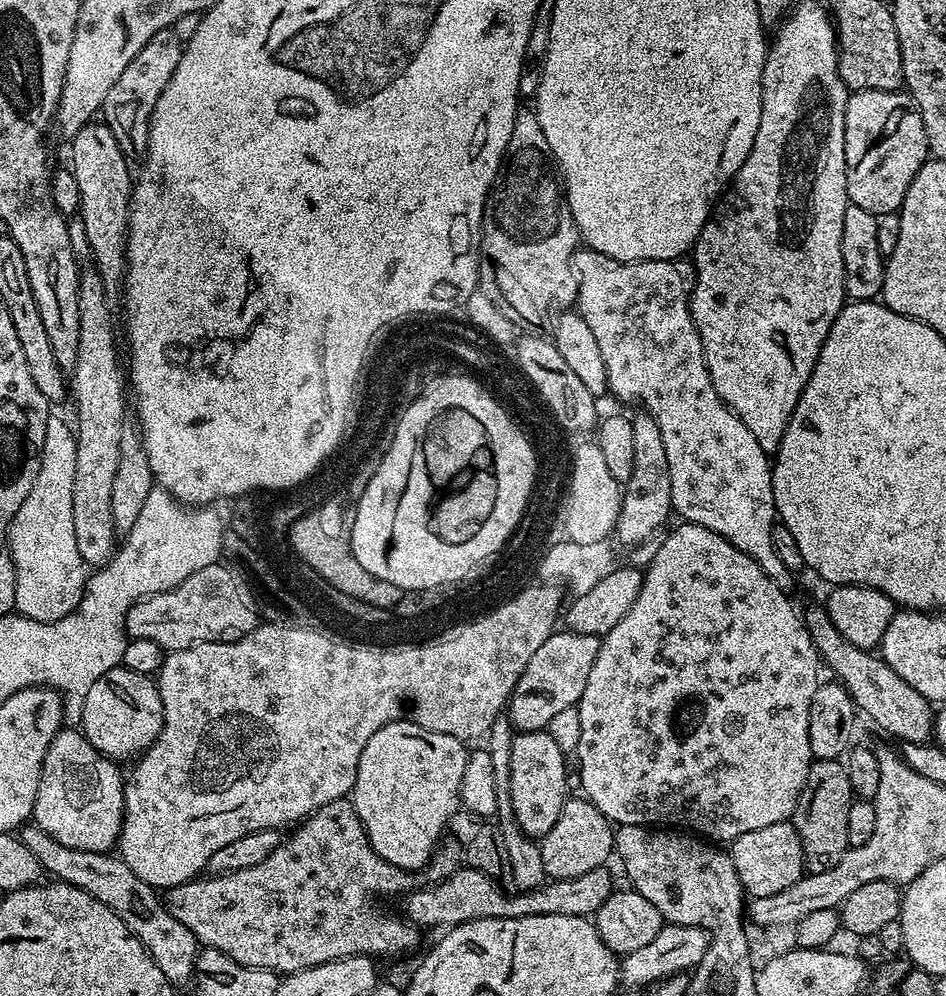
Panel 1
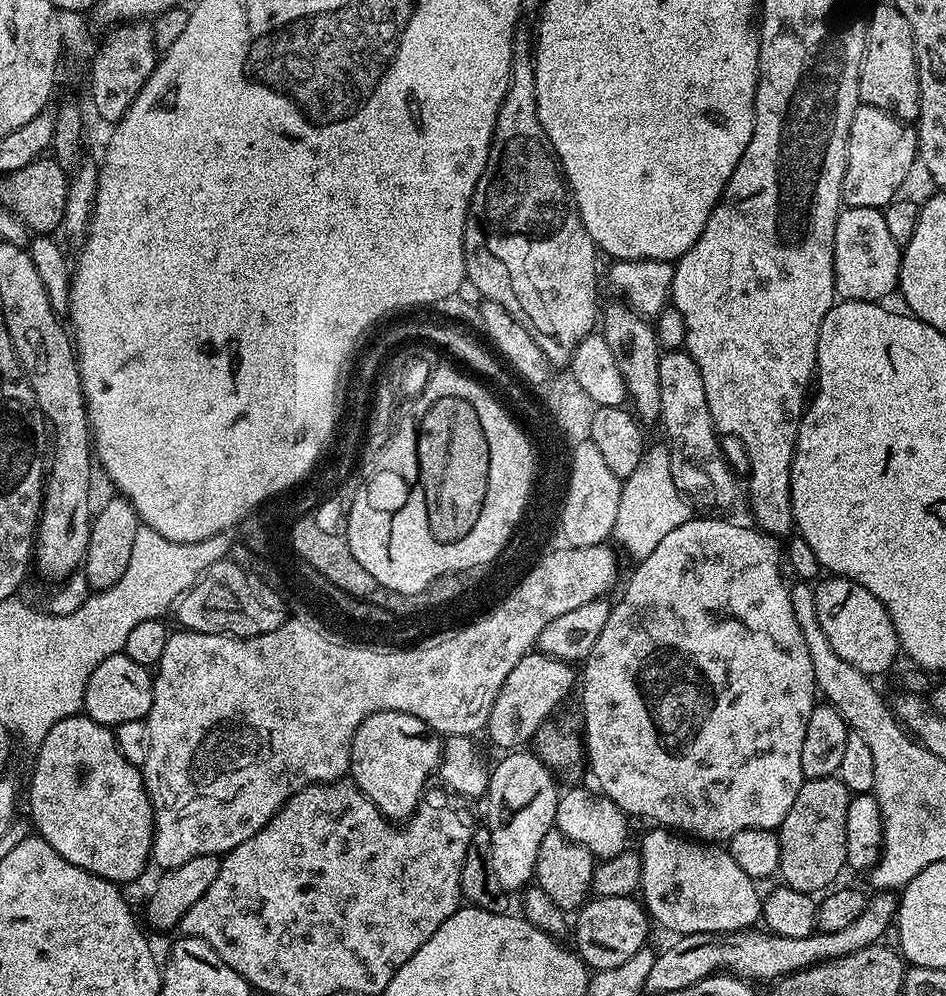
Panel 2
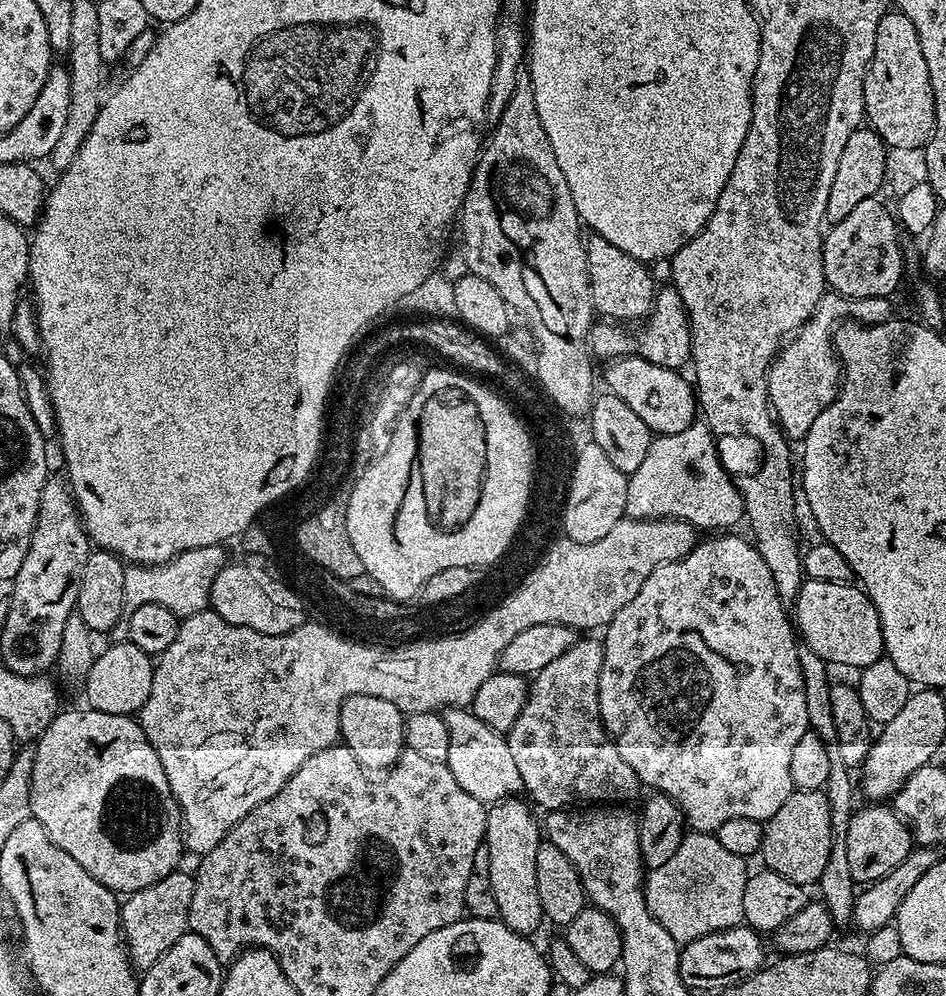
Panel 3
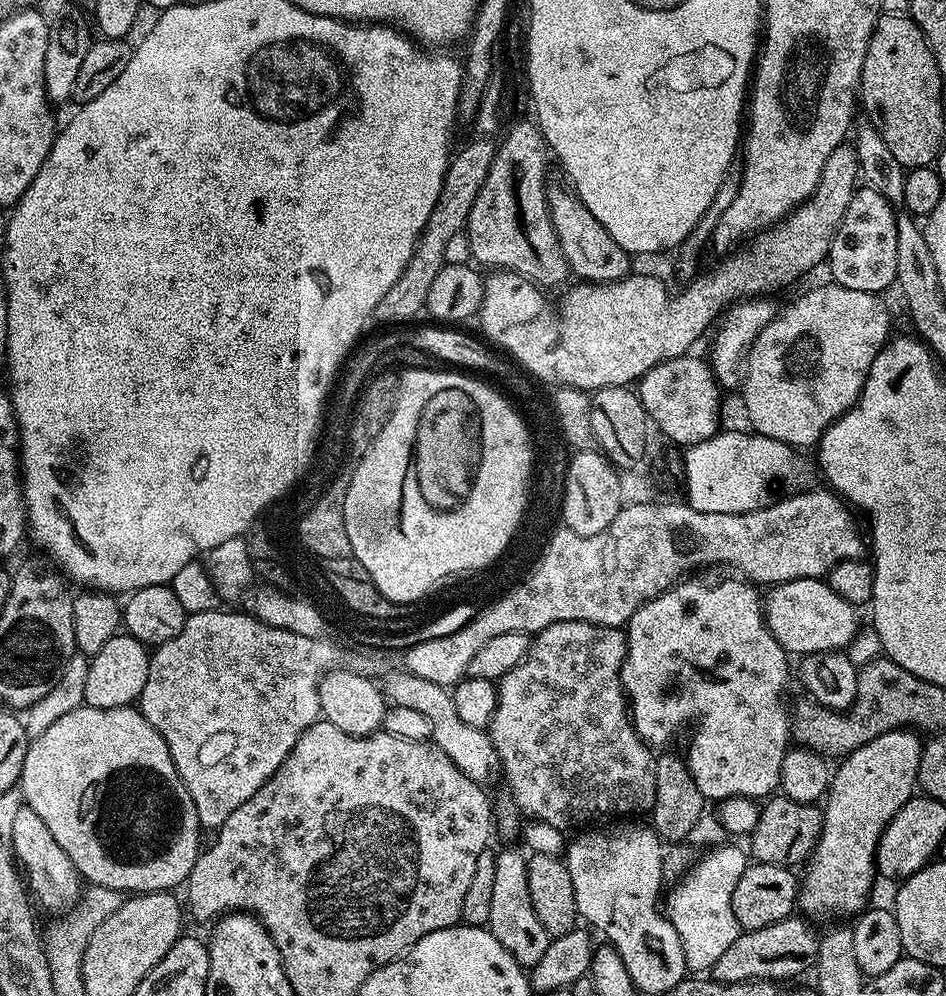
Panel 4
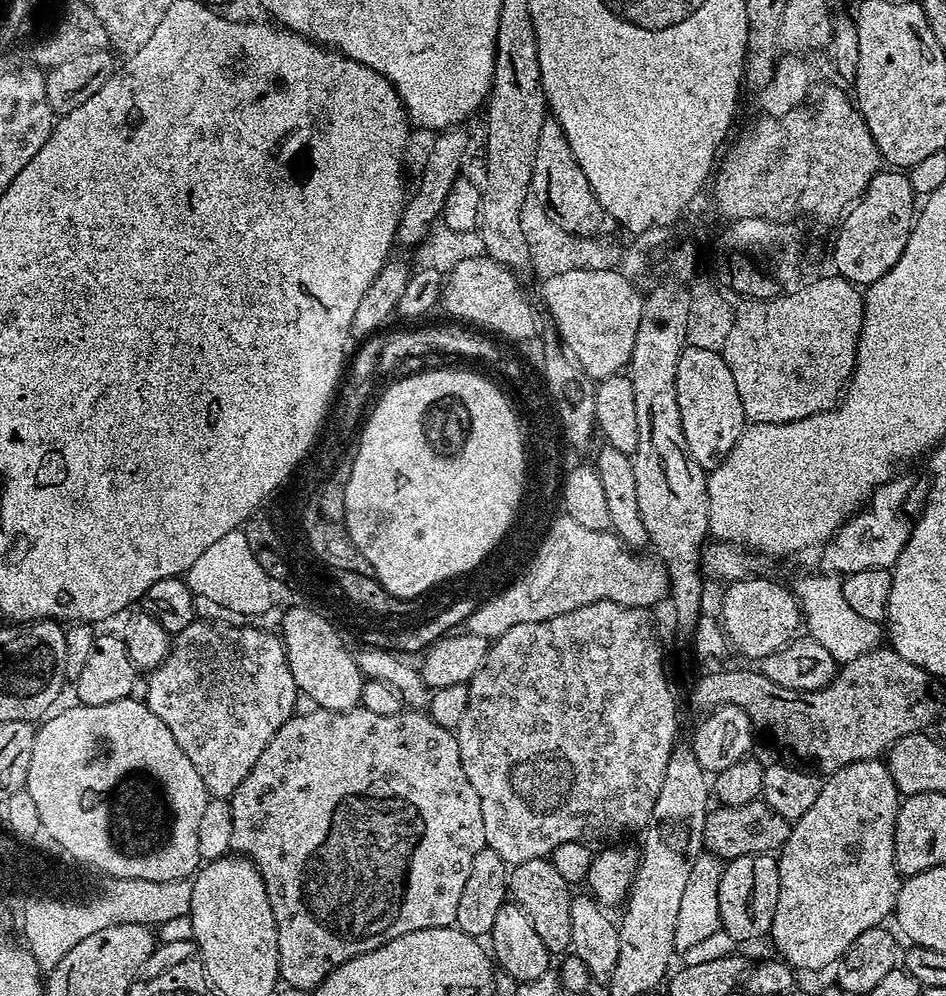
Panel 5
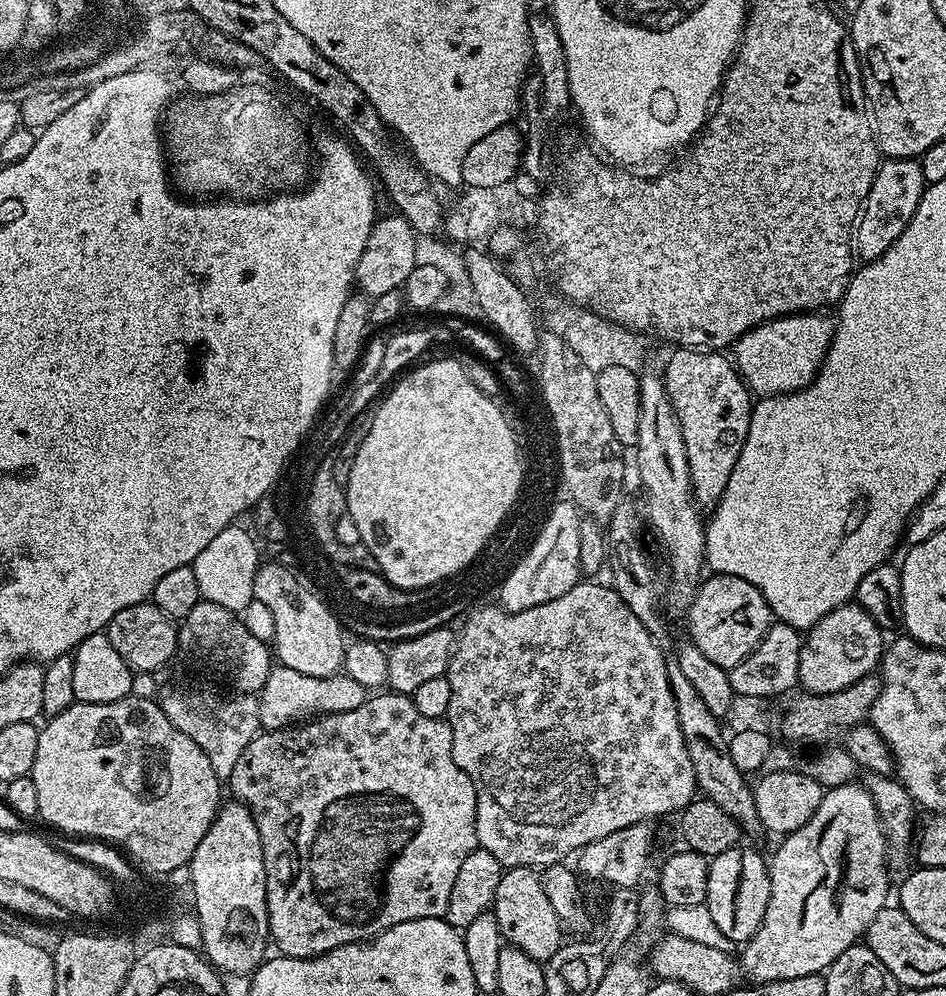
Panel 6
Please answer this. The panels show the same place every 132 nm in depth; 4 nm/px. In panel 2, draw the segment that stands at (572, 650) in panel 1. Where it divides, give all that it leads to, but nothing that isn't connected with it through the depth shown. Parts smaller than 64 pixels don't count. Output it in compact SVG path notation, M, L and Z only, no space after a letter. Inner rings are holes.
M533 650L523 656L506 674L506 682L498 690L498 698L494 698L494 706L490 706L490 718L486 729L489 736L500 750L520 750L524 744L535 737L539 728L543 728L548 716L568 695L573 695L578 684L578 672L567 660L559 660L539 650Z

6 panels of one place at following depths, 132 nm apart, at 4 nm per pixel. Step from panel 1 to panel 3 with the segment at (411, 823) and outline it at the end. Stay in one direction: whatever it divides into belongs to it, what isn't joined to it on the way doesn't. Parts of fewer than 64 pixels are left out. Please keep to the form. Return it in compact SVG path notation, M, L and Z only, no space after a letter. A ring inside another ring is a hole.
M354 694L345 698L340 707L340 740L345 748L351 750L354 758L358 758L365 770L387 770L396 763L400 753L405 751L405 719L405 713L394 706L394 702L386 702L386 698Z

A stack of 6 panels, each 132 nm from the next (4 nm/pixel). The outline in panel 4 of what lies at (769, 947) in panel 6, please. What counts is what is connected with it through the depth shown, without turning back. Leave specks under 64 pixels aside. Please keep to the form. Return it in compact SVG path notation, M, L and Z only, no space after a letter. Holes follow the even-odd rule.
M899 728L866 742L839 761L840 769L831 773L822 804L820 837L806 861L798 888L798 908L805 917L855 917L865 911L872 883L878 880L876 847L884 827L917 791L921 751L921 737Z

